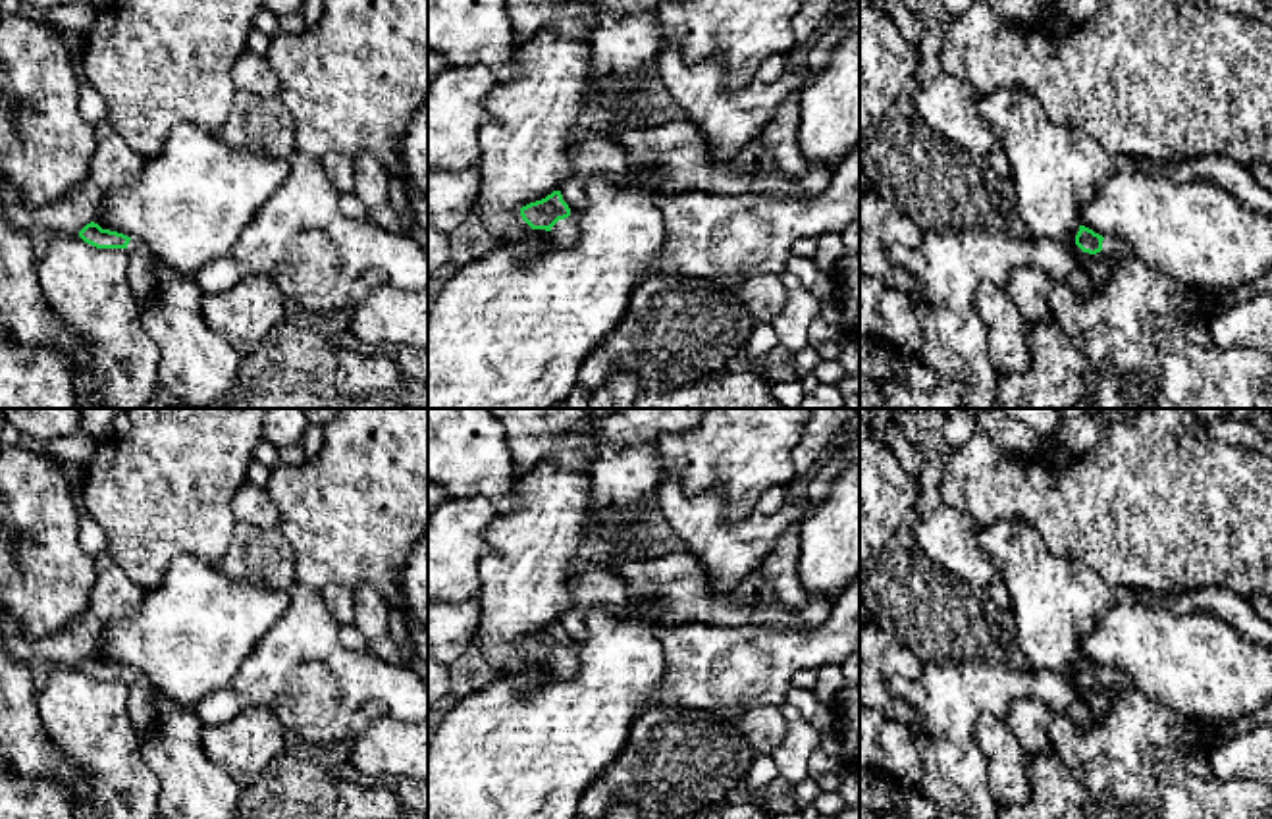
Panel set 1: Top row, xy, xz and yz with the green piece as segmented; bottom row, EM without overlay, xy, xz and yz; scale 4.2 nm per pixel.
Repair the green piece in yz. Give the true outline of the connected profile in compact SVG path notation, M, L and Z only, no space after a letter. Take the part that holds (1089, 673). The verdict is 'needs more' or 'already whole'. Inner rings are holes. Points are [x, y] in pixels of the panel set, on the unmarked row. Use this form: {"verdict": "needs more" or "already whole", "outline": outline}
{"verdict": "needs more", "outline": "M1079 657L1075 676L1089 686L1102 684L1108 694L1122 694L1133 688L1133 680L1118 669L1102 669L1093 661Z"}

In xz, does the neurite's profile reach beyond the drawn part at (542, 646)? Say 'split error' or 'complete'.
split error

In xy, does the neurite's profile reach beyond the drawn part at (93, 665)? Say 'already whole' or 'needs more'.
needs more

